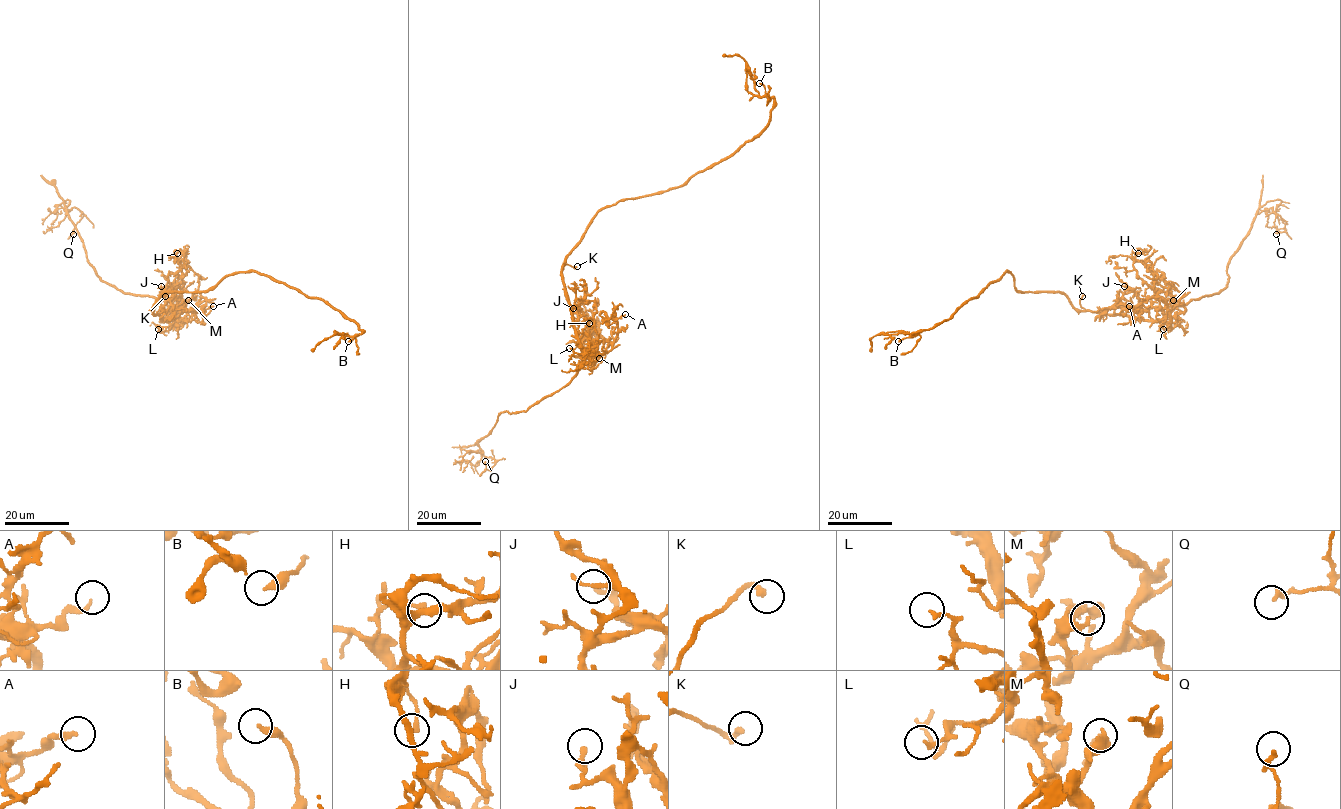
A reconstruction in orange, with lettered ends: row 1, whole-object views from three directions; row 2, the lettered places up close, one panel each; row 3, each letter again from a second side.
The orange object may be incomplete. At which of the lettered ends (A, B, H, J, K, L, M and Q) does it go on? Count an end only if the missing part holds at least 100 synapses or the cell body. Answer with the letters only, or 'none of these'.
none of these

